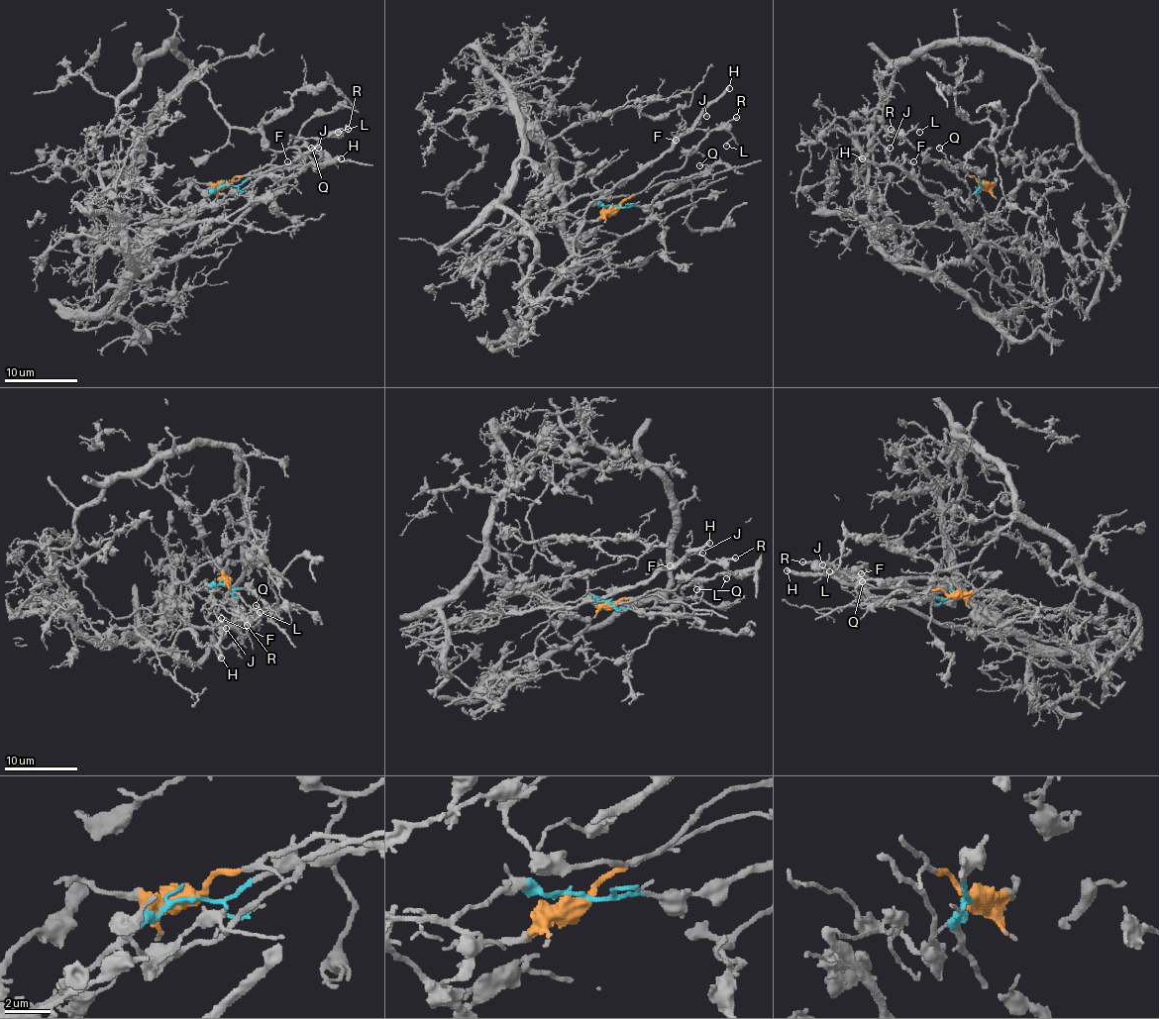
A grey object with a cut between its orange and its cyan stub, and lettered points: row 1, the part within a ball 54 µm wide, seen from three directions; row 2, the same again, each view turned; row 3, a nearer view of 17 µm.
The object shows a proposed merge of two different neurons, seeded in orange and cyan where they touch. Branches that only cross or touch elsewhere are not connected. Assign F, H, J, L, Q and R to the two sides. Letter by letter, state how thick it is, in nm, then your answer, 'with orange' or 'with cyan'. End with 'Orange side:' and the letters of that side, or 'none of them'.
F: 110 nm | with orange
H: 320 nm | with orange
J: 100 nm | with orange
L: 110 nm | with orange
Q: 130 nm | with orange
R: 220 nm | with orange
Orange side: F, H, J, L, Q, R

